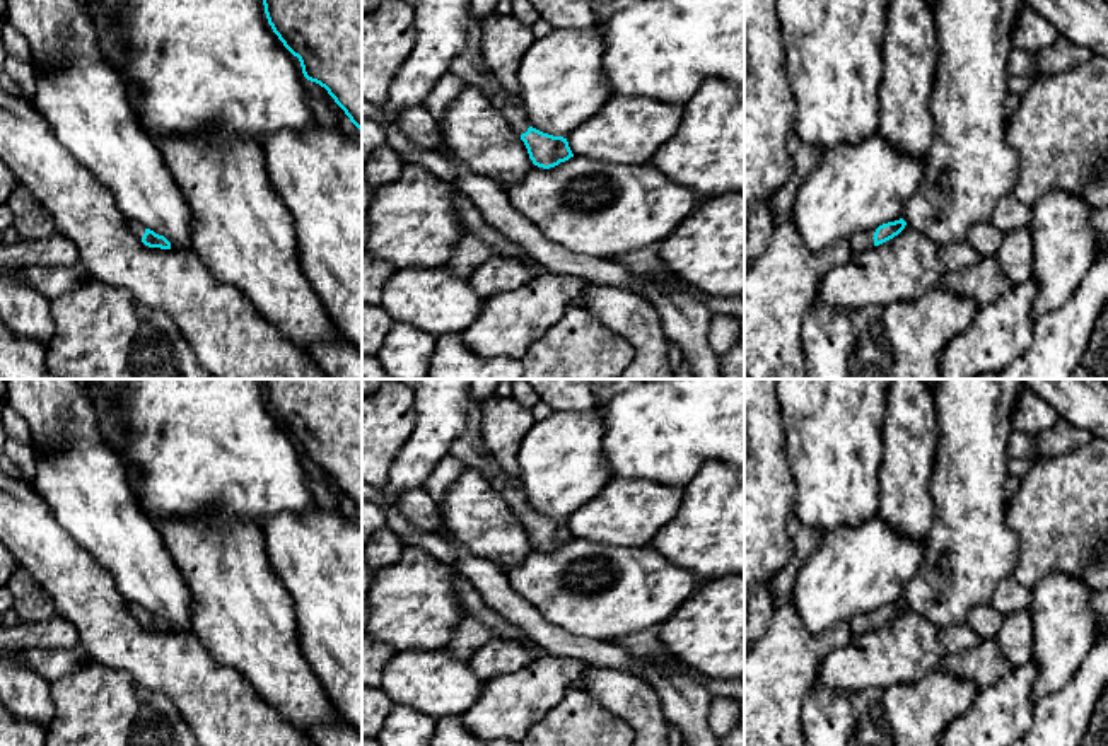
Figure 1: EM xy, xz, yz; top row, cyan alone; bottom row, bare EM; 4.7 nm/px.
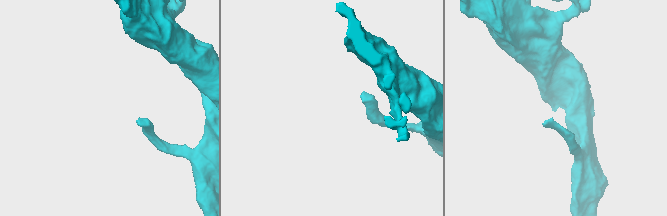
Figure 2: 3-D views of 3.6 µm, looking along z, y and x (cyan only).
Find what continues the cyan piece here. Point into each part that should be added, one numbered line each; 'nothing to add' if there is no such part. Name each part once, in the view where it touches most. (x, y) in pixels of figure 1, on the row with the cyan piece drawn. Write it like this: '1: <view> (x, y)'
1: yz (861, 241)

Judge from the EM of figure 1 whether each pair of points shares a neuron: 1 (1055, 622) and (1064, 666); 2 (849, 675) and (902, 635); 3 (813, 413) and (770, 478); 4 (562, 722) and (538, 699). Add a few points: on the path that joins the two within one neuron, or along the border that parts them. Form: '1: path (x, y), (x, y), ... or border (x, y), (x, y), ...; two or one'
1: path (1061, 632), (1061, 656); one
2: path (863, 663), (880, 658), (888, 649); one
3: border (781, 417), (786, 458), (796, 495); two
4: border (581, 688), (569, 688), (528, 728); two

